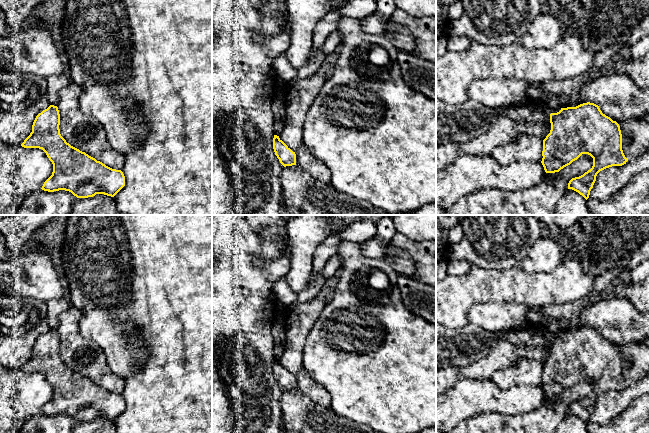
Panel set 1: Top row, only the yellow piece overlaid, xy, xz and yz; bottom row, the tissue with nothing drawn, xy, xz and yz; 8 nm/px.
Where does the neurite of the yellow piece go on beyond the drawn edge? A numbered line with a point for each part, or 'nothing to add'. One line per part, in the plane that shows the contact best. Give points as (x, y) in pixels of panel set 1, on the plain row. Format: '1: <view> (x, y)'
nothing to add

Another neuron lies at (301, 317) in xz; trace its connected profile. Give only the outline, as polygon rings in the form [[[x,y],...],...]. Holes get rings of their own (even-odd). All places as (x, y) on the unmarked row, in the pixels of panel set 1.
[[[318,293],[310,301],[294,301],[286,317],[286,342],[279,362],[296,378],[296,389],[315,404],[331,406],[331,397],[324,386],[316,383],[304,369],[304,347],[310,329],[315,324],[329,300]]]

